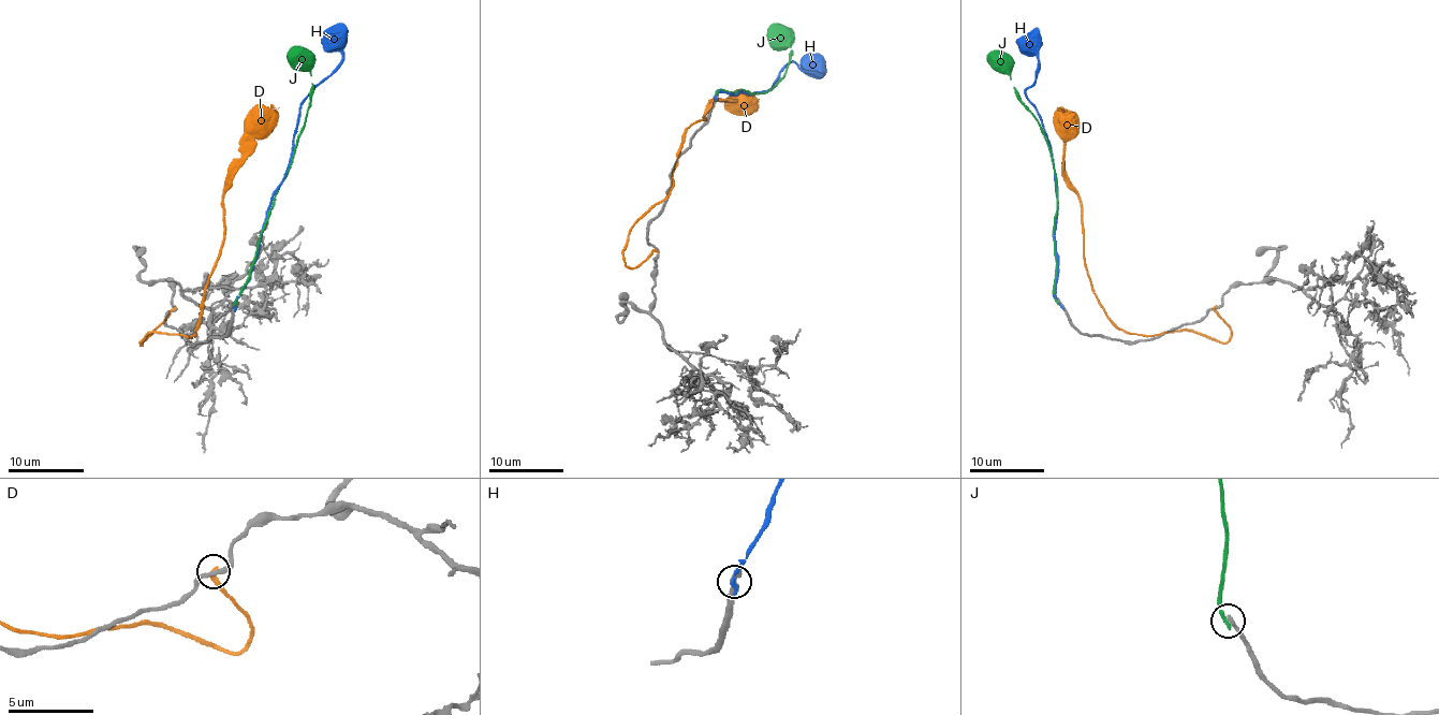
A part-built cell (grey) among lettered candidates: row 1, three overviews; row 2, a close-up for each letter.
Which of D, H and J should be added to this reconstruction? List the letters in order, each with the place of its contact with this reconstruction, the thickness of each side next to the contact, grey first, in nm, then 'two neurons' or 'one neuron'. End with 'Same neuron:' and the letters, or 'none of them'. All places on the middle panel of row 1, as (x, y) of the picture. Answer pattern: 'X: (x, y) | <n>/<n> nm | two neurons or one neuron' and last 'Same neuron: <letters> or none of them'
D: (657, 251) | 260/280 nm | two neurons
H: (715, 96) | 400/240 nm | two neurons
J: (716, 93) | 320/280 nm | two neurons
Same neuron: none of them

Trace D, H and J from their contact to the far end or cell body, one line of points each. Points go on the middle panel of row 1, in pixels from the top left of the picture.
D: (657, 250), (629, 267), (623, 249), (632, 227), (672, 187), (681, 136), (705, 120), (715, 101), (760, 99)
H: (715, 96), (718, 91), (765, 91), (776, 83), (788, 63), (795, 62), (806, 71), (821, 75), (804, 56)
J: (717, 93), (725, 90), (761, 93), (783, 77), (791, 47), (781, 47), (771, 30)

